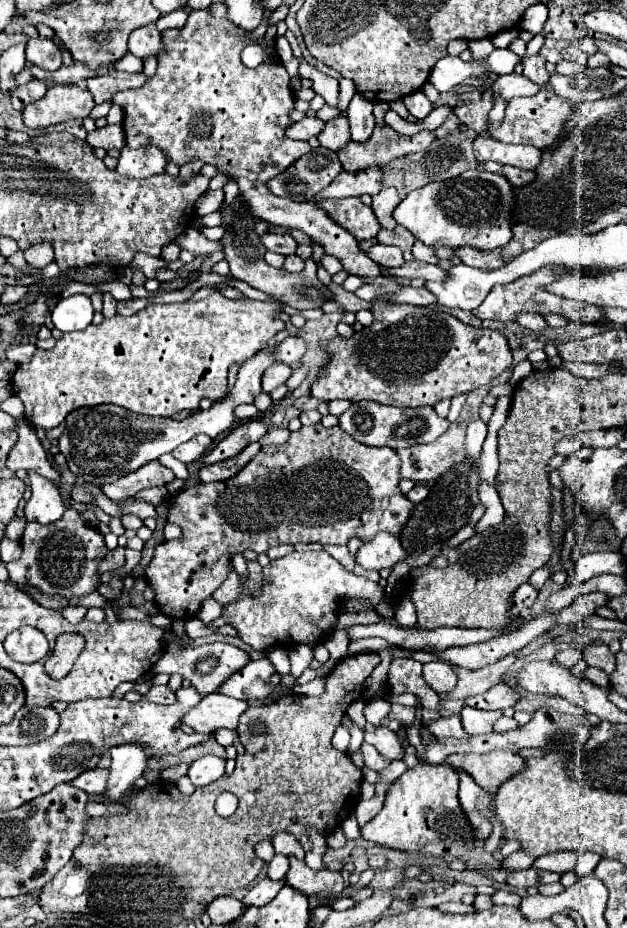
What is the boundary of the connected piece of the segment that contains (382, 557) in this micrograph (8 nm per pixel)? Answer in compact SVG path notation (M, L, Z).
M380 533L372 543L364 543L356 553L356 563L366 571L392 569L398 561L404 561L408 553L402 549L400 541L394 535Z

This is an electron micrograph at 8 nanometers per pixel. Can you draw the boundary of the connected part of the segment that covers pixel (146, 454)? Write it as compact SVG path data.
M260 351L252 359L248 359L236 379L234 389L228 393L226 399L212 403L210 409L198 411L184 421L164 419L164 417L148 417L136 415L118 405L96 405L96 407L80 407L70 411L64 419L66 429L58 439L60 453L66 457L70 471L76 475L78 481L88 481L94 485L112 483L118 477L136 471L138 467L158 459L164 453L170 453L180 443L190 441L198 433L208 433L216 439L220 433L228 431L234 423L234 409L242 403L254 403L254 397L262 393L260 377L268 365L274 363L274 351Z

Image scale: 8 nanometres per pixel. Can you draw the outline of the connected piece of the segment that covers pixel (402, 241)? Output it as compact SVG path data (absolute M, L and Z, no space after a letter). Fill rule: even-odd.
M400 225L394 231L380 229L380 233L378 233L378 243L382 243L382 245L396 245L402 251L410 251L416 241L418 239L406 227L400 227Z

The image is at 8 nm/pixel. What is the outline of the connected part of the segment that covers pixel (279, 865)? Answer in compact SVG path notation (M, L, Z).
M274 855L274 859L268 863L268 877L274 879L274 881L280 881L286 877L290 869L290 863L288 863L288 857L284 855Z

